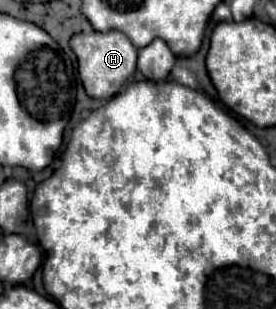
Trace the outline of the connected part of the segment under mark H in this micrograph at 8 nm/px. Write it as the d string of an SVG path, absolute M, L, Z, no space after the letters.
M120 31L76 33L70 37L70 49L76 53L78 75L88 97L112 99L136 71L136 47Z

